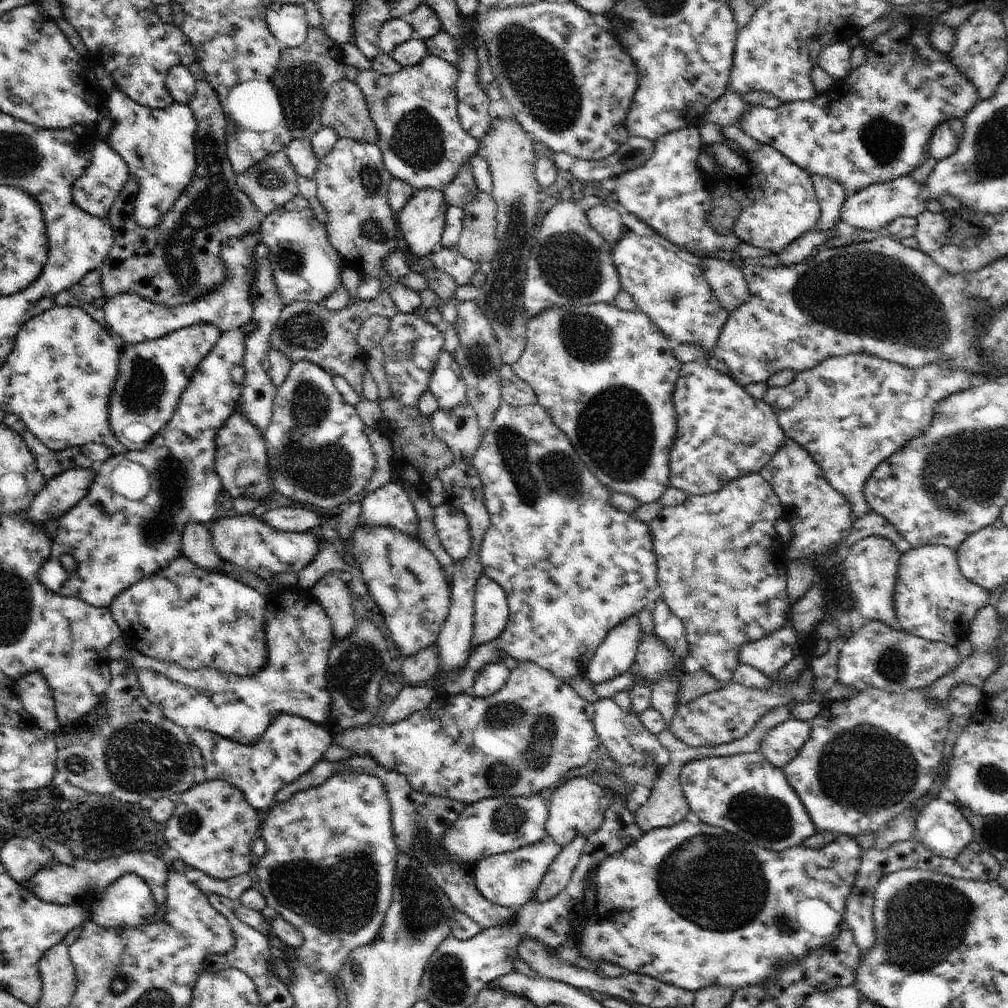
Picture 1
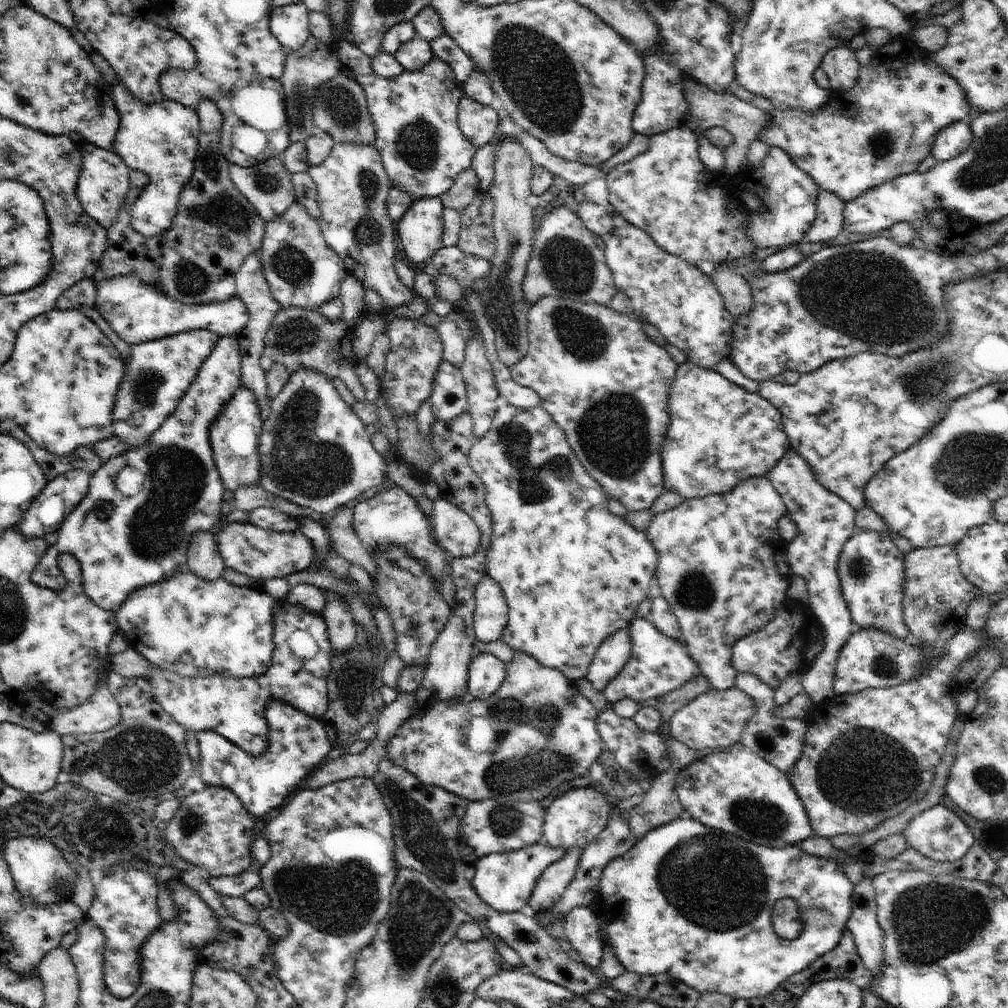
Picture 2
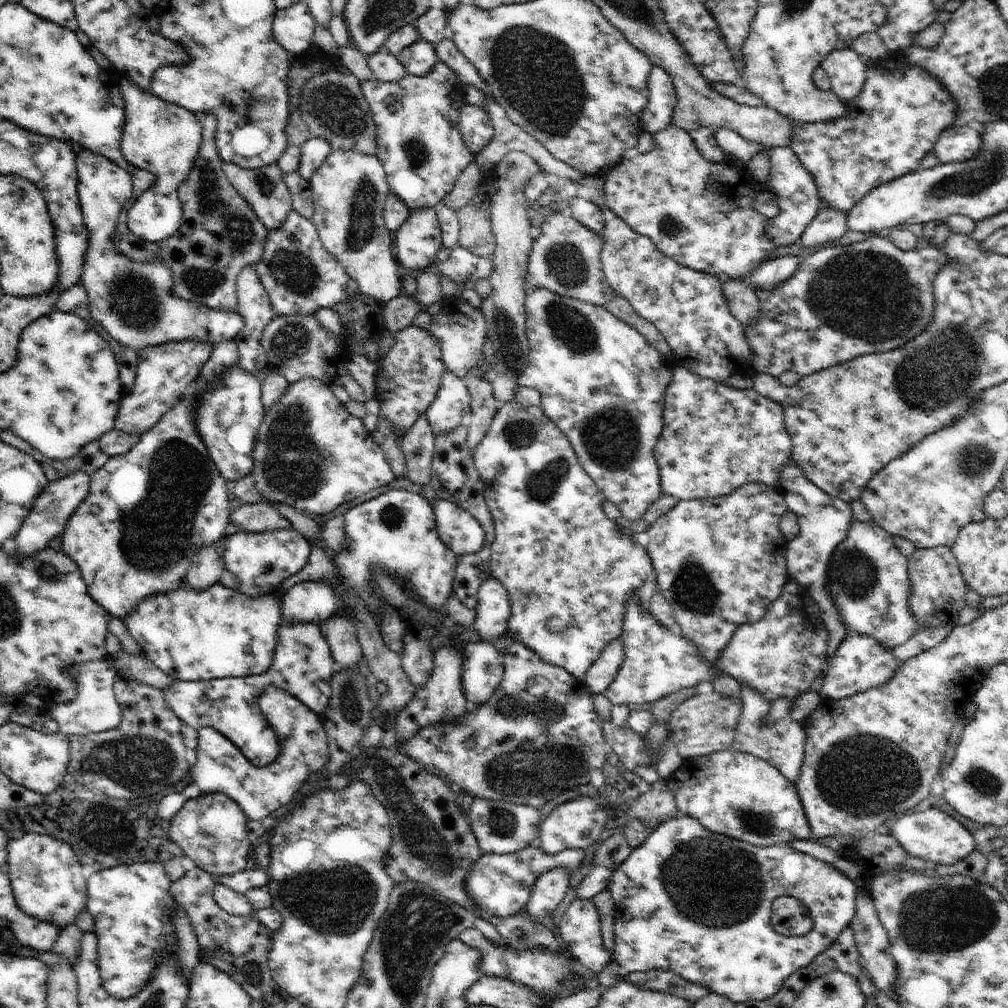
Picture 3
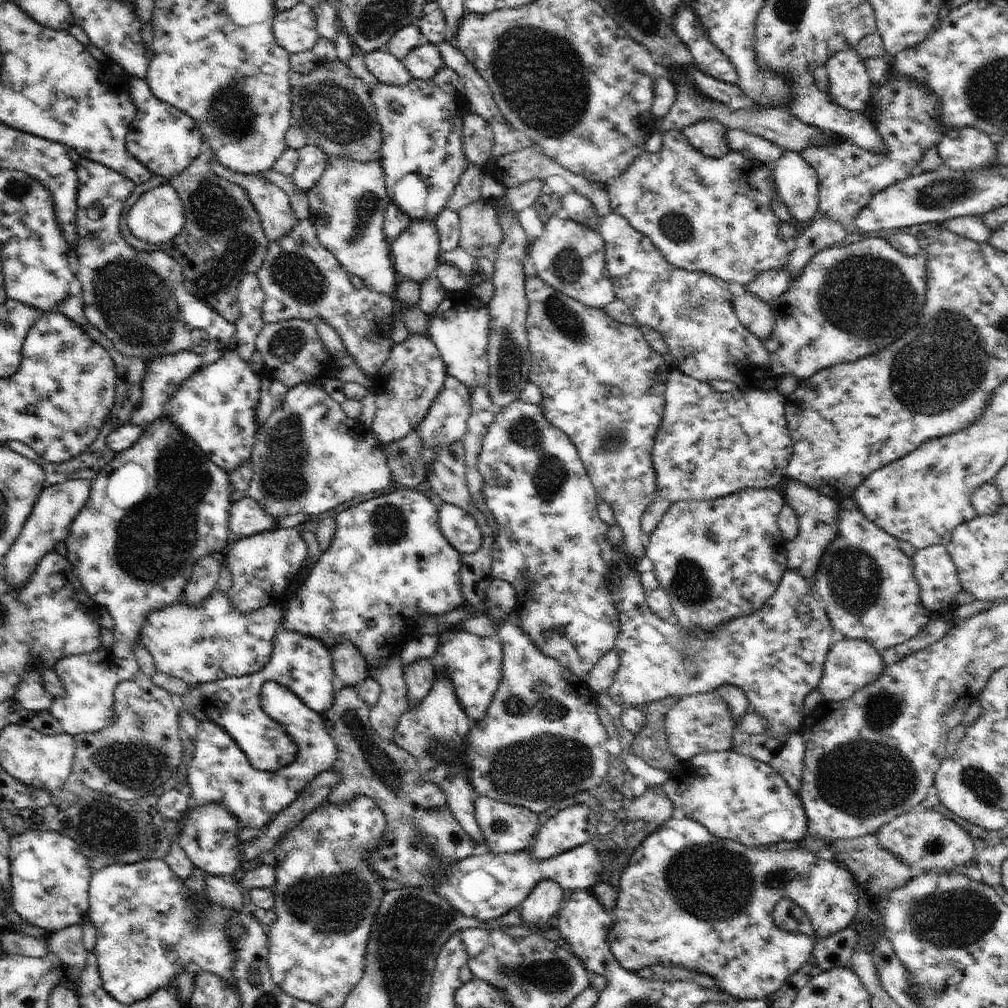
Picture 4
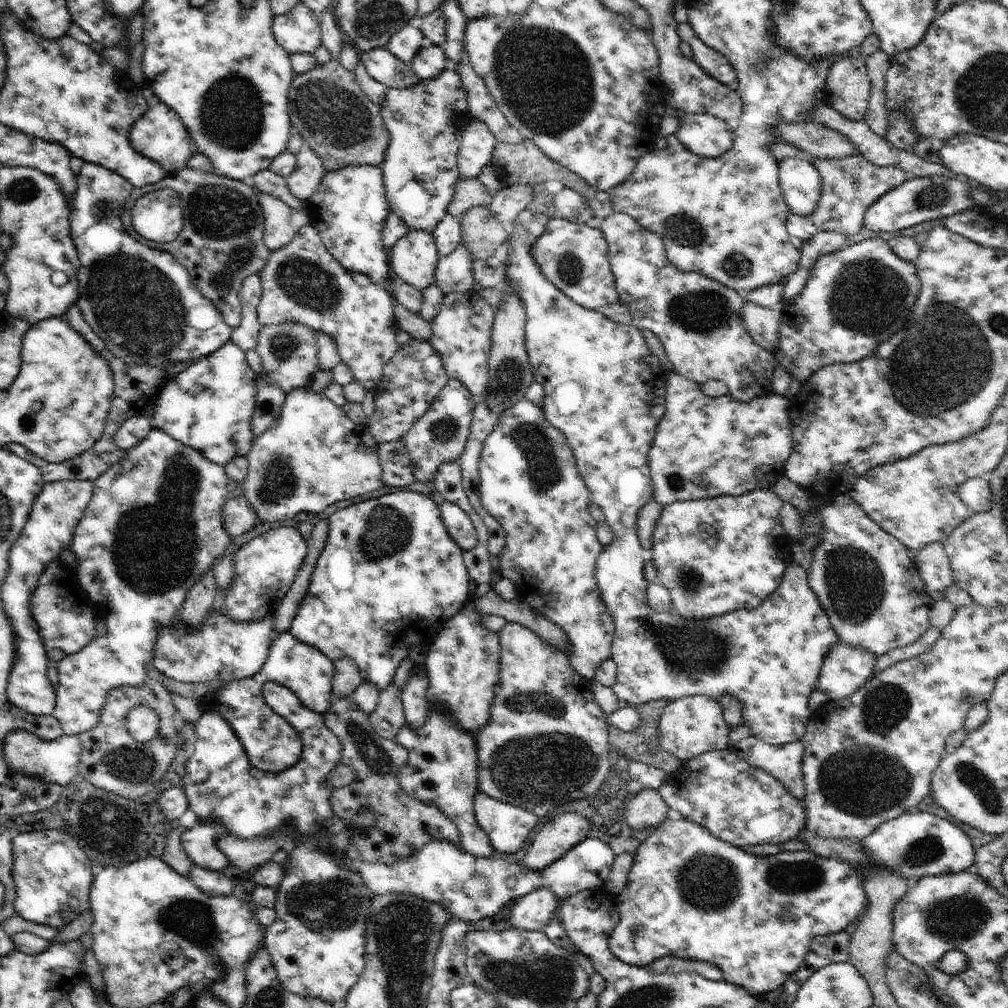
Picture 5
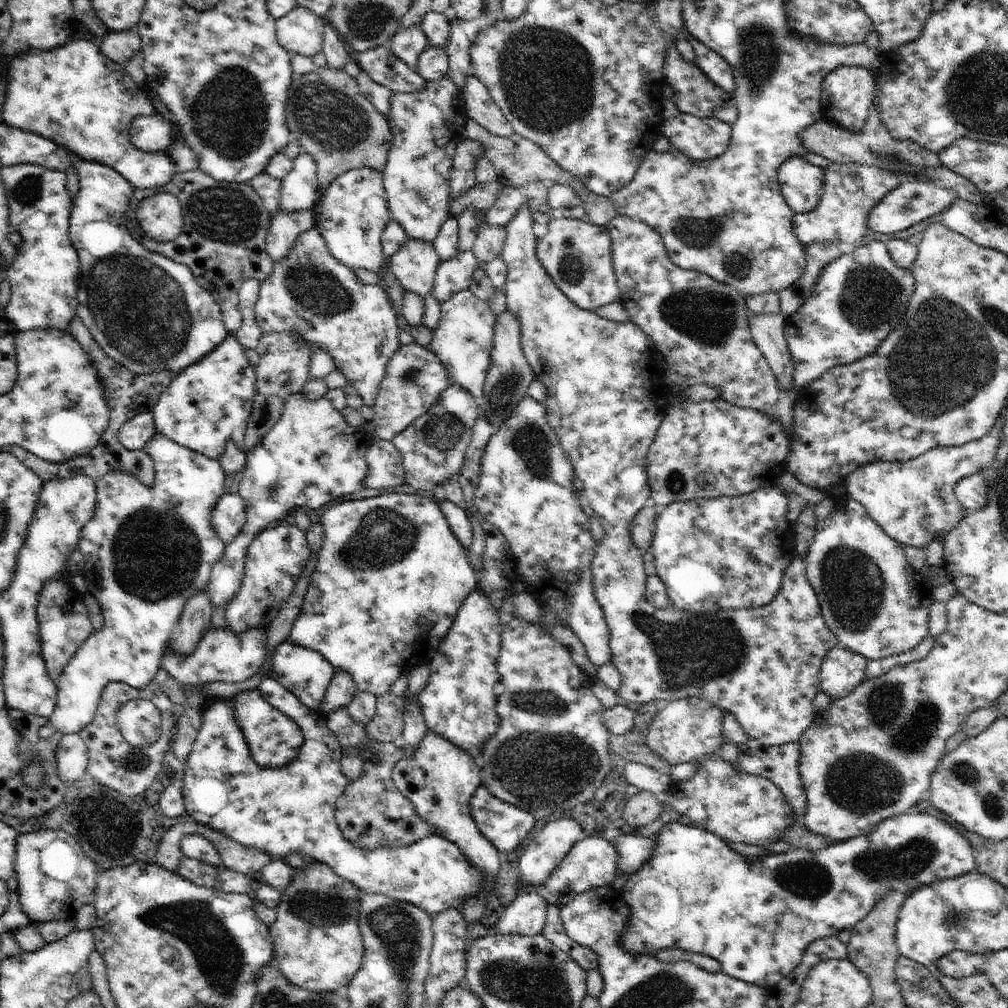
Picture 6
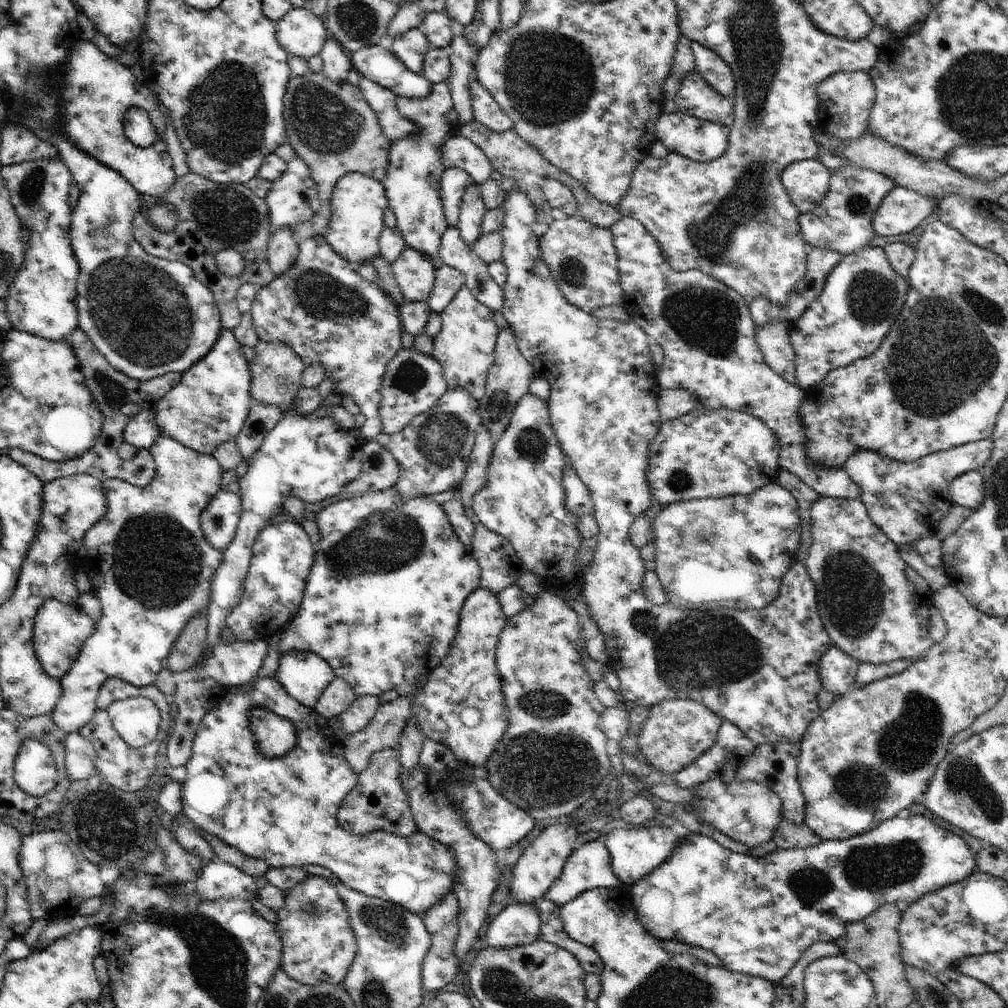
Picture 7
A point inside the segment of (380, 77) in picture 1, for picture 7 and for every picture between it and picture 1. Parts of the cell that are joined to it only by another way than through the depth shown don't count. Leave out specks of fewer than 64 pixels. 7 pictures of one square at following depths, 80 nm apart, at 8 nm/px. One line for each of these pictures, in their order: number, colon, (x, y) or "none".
2: (423, 150)
3: (419, 141)
4: (422, 156)
5: (420, 169)
6: (427, 125)
7: (412, 182)

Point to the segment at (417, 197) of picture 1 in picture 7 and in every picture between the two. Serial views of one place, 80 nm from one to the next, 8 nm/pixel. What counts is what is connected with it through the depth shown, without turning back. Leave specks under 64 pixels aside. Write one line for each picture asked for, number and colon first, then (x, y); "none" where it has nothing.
2: (420, 231)
3: (417, 241)
4: (416, 252)
5: (414, 257)
6: (415, 263)
7: (414, 271)

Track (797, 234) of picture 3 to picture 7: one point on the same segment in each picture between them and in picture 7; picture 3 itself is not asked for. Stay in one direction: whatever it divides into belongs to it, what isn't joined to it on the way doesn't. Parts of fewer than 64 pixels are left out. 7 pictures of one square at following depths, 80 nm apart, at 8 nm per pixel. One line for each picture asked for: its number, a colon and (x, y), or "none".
4: (796, 182)
5: (801, 184)
6: (801, 183)
7: (806, 182)

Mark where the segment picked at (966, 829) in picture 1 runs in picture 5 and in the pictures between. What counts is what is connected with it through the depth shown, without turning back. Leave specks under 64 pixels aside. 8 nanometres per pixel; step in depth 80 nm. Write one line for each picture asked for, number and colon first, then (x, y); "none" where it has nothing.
2: (938, 833)
3: (933, 835)
4: (927, 842)
5: (913, 845)

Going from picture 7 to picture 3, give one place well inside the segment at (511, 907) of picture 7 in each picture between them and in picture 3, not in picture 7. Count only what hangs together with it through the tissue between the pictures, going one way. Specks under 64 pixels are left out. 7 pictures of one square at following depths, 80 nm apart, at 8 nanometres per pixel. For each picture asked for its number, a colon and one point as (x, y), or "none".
3: (549, 890)
4: (545, 901)
5: (532, 912)
6: (526, 915)

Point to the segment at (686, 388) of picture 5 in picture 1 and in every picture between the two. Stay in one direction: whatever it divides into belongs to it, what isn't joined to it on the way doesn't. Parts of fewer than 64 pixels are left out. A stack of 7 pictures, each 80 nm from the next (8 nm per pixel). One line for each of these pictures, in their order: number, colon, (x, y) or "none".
1: (723, 433)
2: (720, 434)
3: (717, 438)
4: (710, 444)

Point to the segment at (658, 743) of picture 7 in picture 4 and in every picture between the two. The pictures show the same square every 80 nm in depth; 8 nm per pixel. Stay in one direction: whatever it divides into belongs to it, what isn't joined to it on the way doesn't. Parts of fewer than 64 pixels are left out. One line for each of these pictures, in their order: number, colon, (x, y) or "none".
4: (701, 723)
5: (690, 726)
6: (685, 730)

